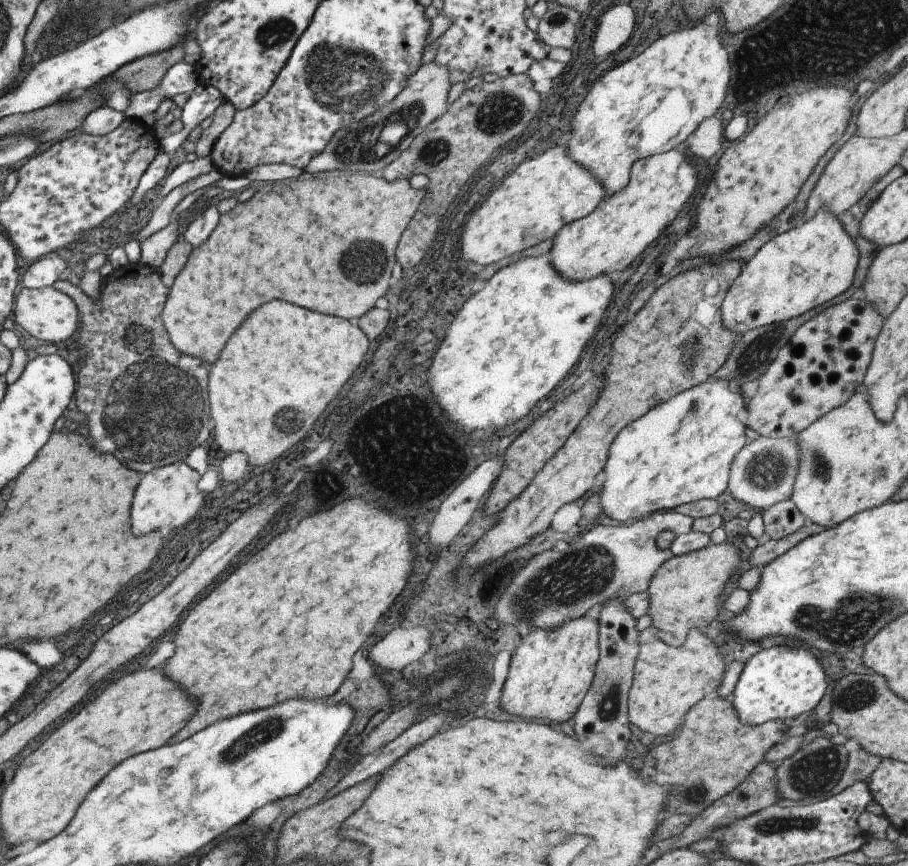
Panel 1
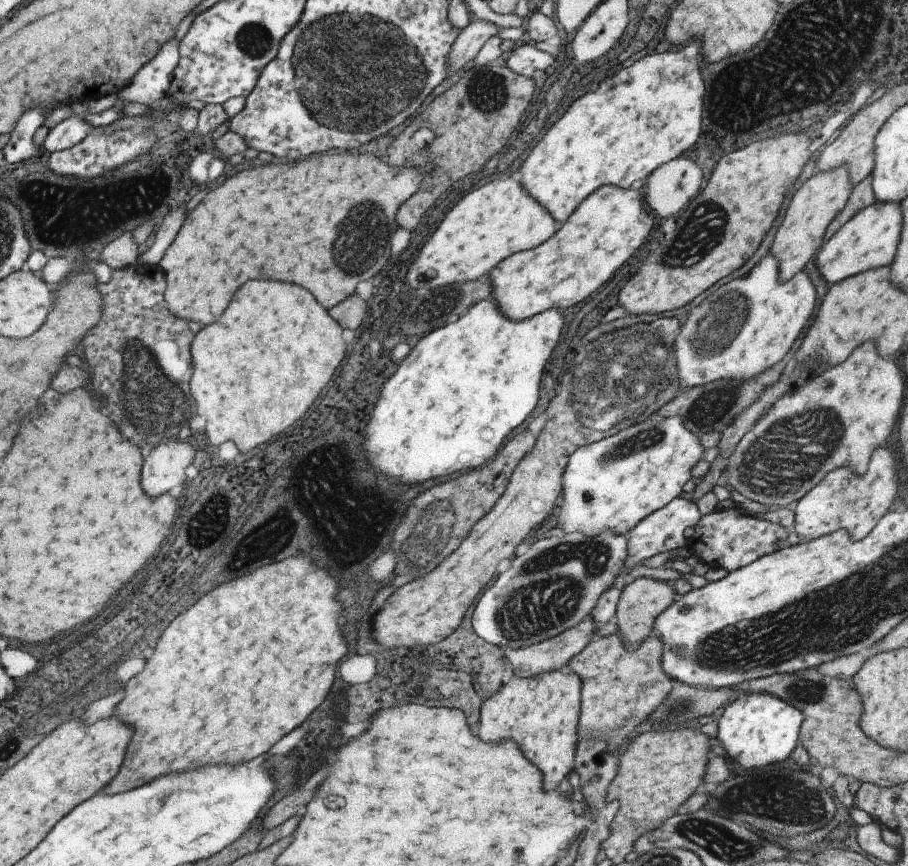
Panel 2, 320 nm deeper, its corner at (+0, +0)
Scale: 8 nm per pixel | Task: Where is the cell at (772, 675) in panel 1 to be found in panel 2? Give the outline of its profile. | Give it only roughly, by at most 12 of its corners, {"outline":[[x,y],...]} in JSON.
{"outline":[[765,693],[724,706],[716,738],[743,770],[789,758],[800,710]]}

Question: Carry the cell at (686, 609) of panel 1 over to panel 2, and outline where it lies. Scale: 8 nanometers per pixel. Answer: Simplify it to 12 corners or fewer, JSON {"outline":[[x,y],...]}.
{"outline":[[627,580],[612,621],[635,647],[675,600],[669,583]]}

